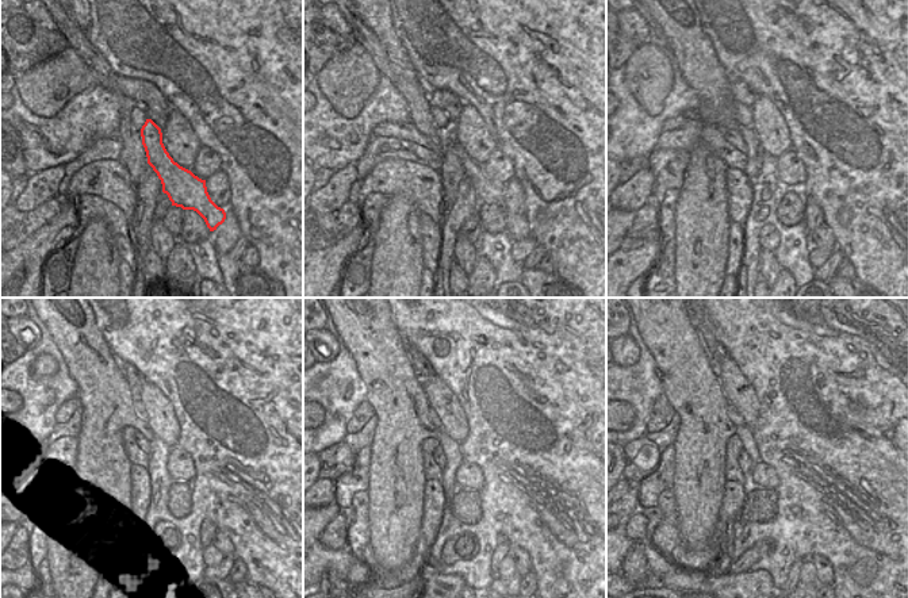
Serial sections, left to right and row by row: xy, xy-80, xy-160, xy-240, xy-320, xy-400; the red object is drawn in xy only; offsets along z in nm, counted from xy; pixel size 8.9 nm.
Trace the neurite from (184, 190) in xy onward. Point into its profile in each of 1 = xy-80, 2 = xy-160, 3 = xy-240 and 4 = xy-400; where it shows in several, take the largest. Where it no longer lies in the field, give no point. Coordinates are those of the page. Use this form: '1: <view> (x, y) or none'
1: xy-80 (490, 192)
2: xy-160 (823, 236)
3: xy-240 (221, 541)
4: xy-400 (824, 572)

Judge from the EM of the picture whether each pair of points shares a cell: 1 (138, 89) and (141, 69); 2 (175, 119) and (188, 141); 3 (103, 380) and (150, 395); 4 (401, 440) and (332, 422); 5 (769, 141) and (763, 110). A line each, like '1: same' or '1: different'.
1: different
2: same
3: different
4: different
5: same

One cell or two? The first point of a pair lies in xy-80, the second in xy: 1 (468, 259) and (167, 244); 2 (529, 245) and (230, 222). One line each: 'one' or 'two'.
1: one
2: one

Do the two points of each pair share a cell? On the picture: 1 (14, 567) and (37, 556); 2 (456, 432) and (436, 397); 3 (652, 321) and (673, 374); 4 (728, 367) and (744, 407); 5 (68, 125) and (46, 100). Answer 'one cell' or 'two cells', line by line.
1: one cell
2: one cell
3: one cell
4: one cell
5: two cells

